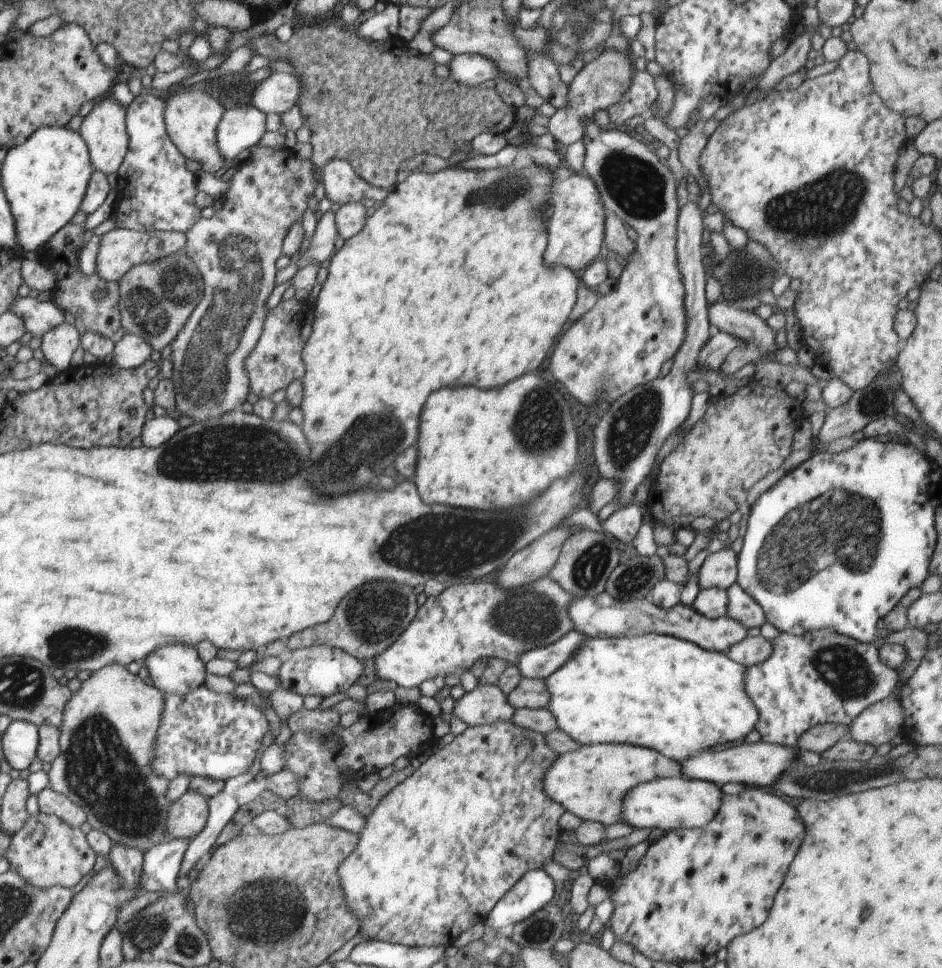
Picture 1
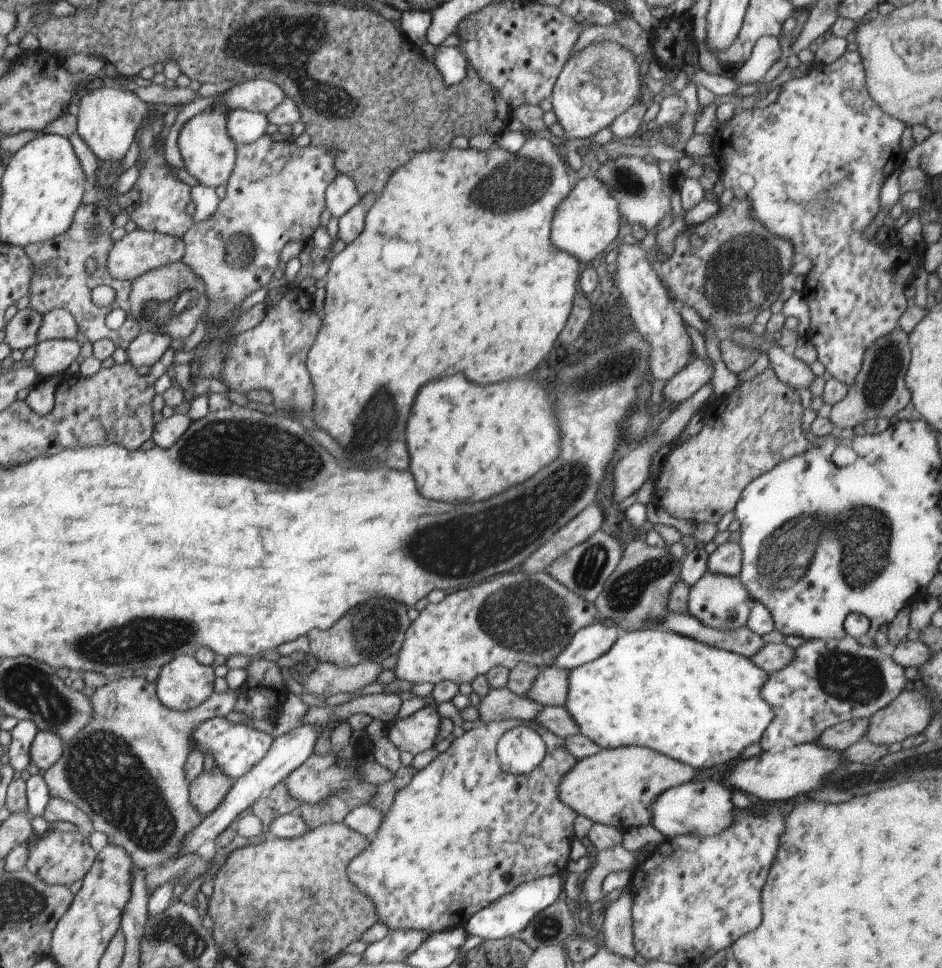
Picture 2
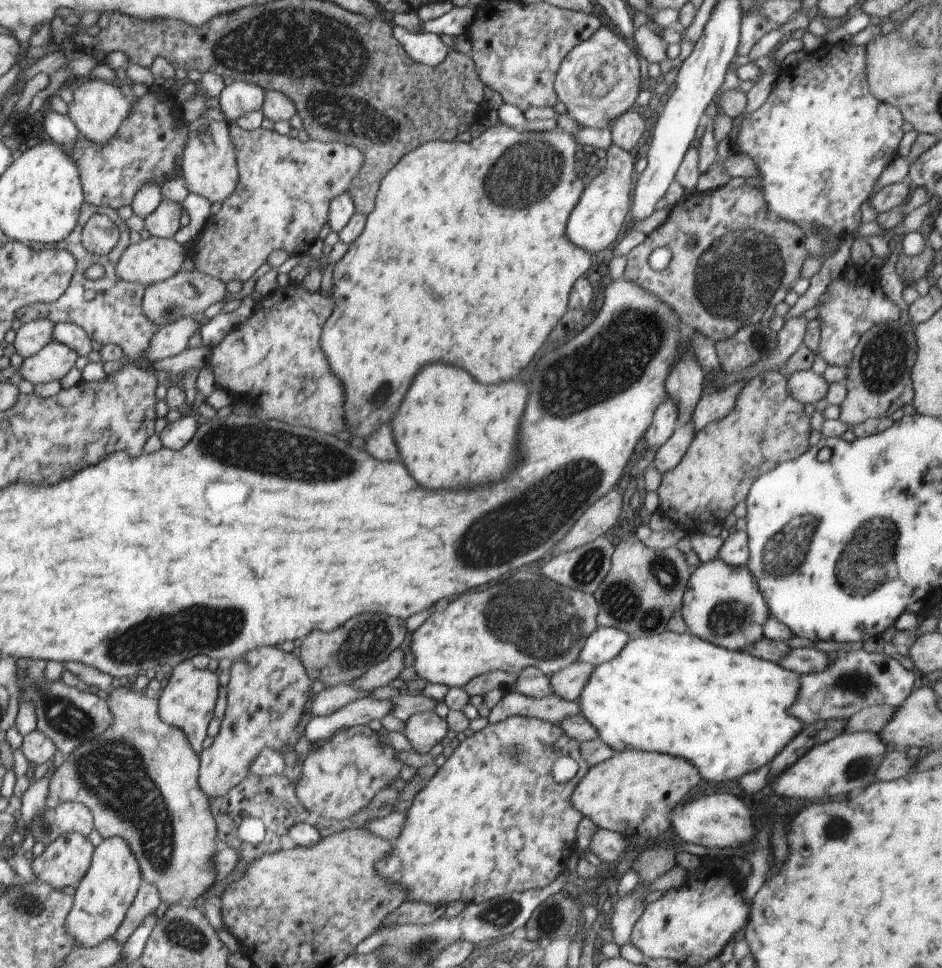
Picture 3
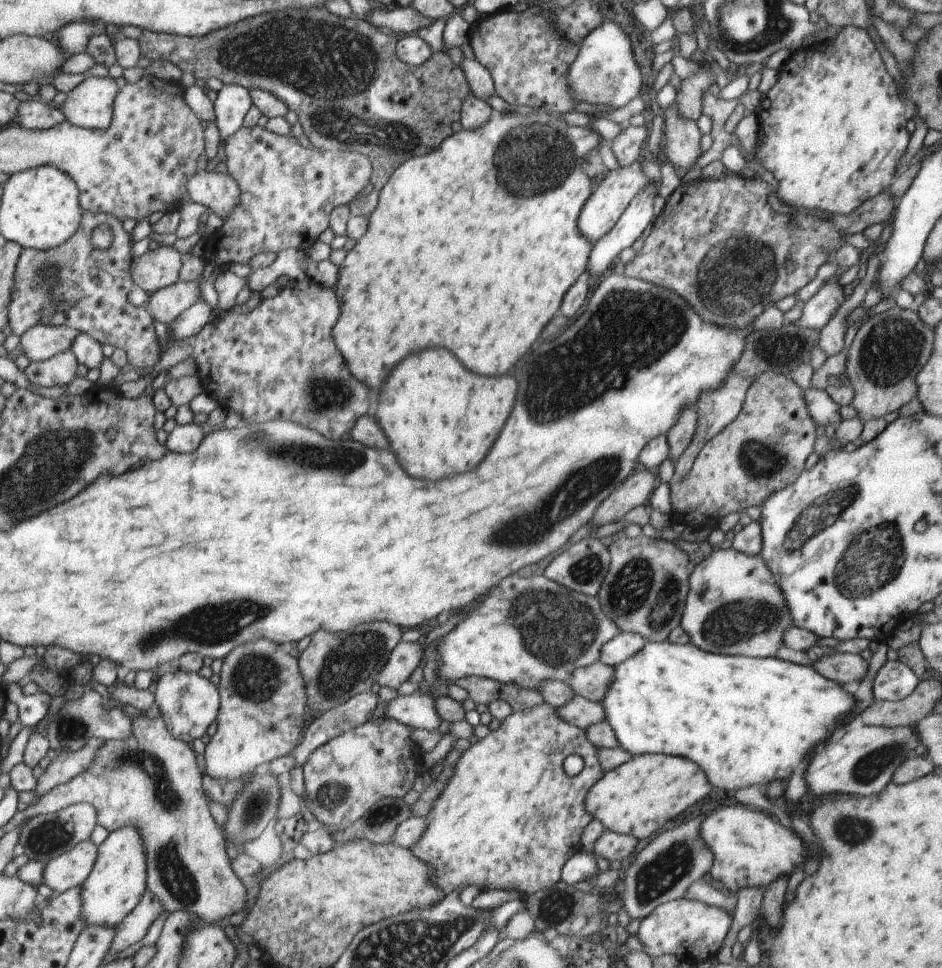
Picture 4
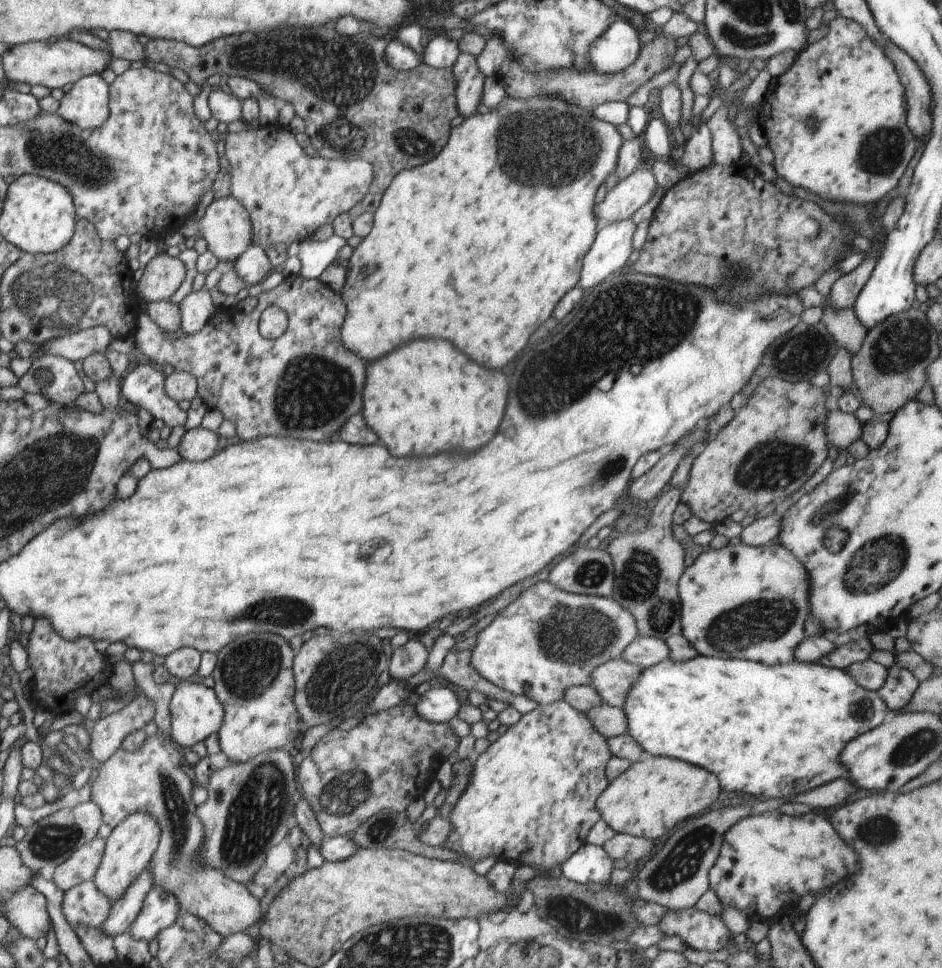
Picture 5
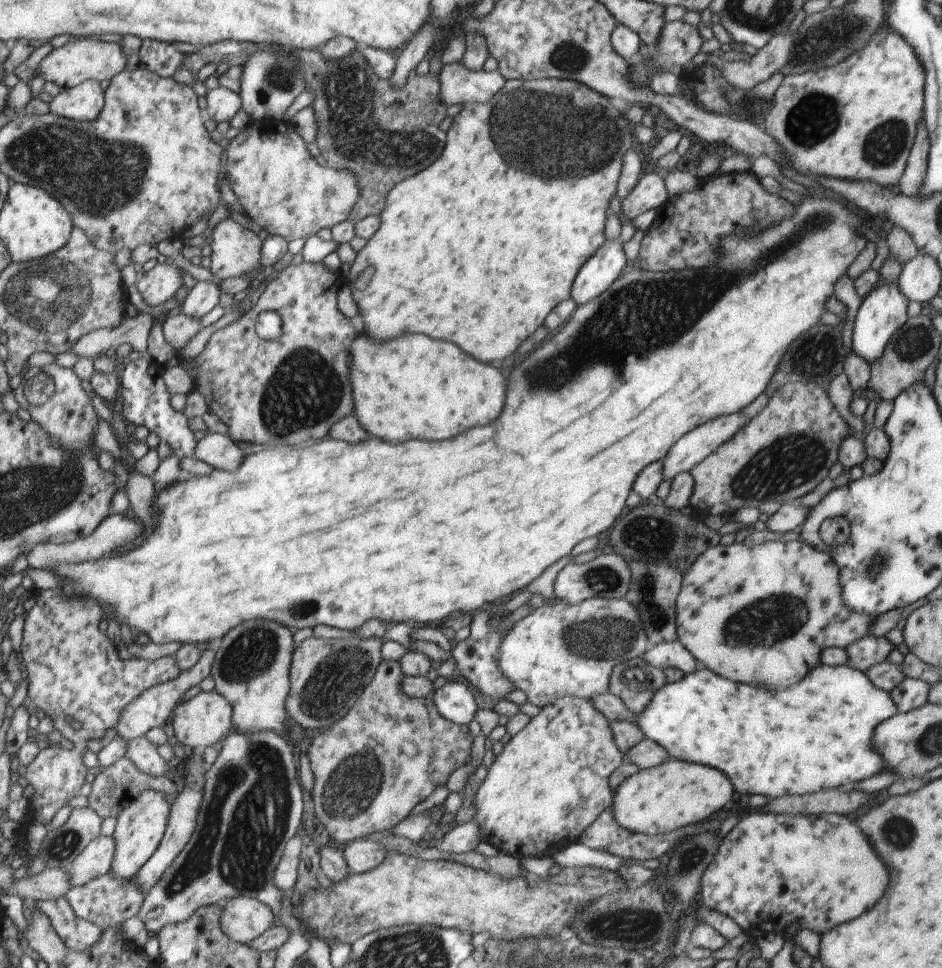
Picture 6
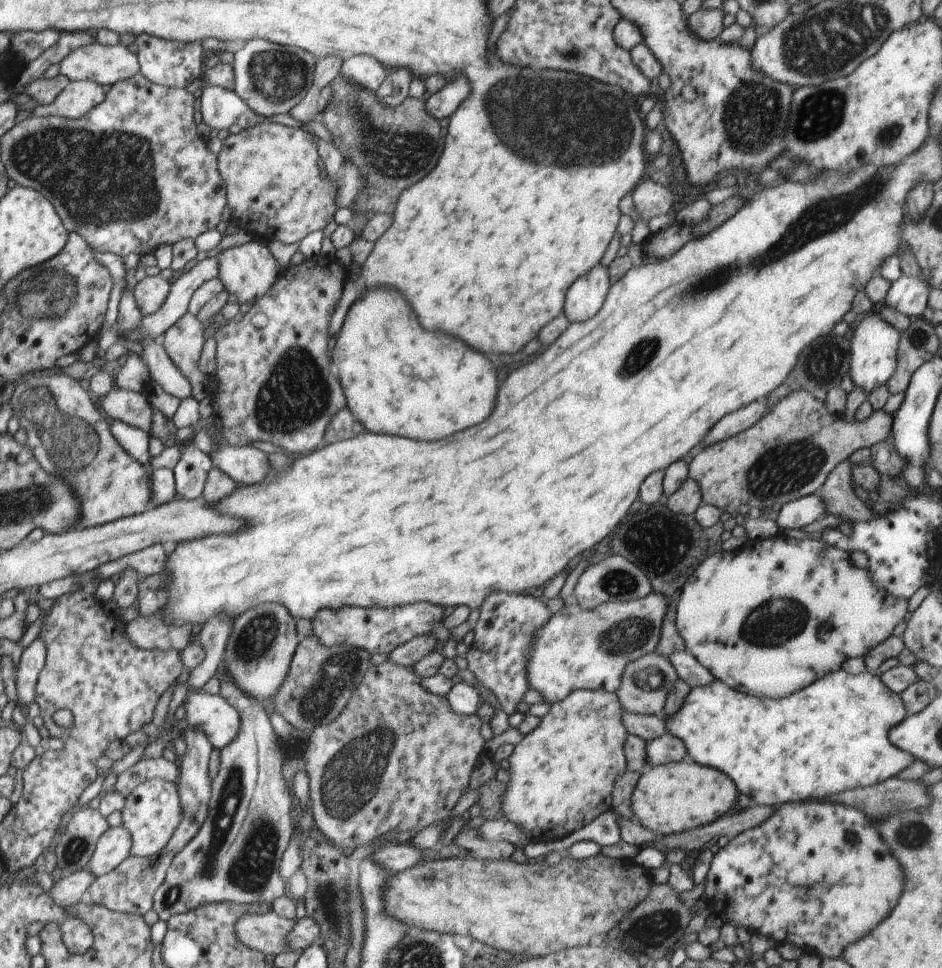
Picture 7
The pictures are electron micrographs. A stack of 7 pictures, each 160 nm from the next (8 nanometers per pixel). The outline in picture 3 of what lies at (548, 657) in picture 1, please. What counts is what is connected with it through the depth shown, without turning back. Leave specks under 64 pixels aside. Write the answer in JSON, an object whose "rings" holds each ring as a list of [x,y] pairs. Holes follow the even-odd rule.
{"rings":[[[598,627],[585,642],[585,647],[579,652],[579,660],[585,663],[592,664],[593,667],[599,664],[608,662],[613,658],[616,658],[620,651],[628,644],[628,641],[632,639],[627,632],[614,627]]]}

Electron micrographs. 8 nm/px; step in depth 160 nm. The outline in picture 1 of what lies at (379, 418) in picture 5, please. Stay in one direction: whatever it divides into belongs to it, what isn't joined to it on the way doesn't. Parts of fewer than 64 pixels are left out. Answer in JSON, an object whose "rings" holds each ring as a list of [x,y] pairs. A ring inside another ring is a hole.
{"rings":[[[524,374],[510,384],[502,388],[490,390],[478,390],[478,388],[440,388],[434,394],[428,396],[422,412],[420,412],[420,434],[418,434],[418,464],[416,464],[416,476],[414,482],[420,498],[426,504],[448,504],[448,506],[460,506],[460,508],[474,508],[474,510],[490,510],[490,508],[510,508],[510,506],[520,506],[528,502],[530,498],[538,496],[544,492],[554,479],[567,477],[576,468],[576,432],[572,430],[572,414],[566,404],[564,396],[544,382],[536,374]]]}

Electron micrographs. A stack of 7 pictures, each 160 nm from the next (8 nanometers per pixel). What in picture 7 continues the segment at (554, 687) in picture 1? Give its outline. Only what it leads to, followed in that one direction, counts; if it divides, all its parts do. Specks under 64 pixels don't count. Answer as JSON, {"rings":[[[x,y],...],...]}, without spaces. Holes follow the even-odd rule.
{"rings":[[[840,670],[826,674],[826,676],[816,680],[814,684],[810,684],[808,688],[804,688],[802,692],[796,692],[796,694],[792,694],[788,698],[780,698],[780,700],[768,700],[768,698],[756,698],[756,696],[740,694],[740,692],[736,692],[736,690],[726,686],[722,681],[715,680],[706,687],[692,688],[682,708],[675,715],[672,715],[672,718],[666,719],[666,728],[668,733],[672,733],[682,739],[690,760],[726,772],[734,780],[734,784],[738,786],[738,792],[750,796],[753,804],[772,807],[779,803],[804,801],[806,798],[822,799],[823,797],[840,795],[844,791],[872,787],[878,783],[883,783],[889,778],[898,776],[902,771],[912,766],[916,758],[913,754],[891,743],[889,730],[900,724],[907,716],[907,710],[901,696],[892,692],[875,672],[865,670],[862,674],[853,675]]]}

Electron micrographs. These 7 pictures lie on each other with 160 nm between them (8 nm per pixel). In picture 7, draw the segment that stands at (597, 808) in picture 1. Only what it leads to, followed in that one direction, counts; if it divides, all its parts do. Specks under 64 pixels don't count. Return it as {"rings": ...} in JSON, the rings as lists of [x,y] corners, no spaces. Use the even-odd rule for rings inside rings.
{"rings":[[[684,759],[642,772],[631,796],[631,807],[634,819],[644,828],[660,836],[671,835],[713,823],[732,808],[739,794],[734,782],[717,768]]]}

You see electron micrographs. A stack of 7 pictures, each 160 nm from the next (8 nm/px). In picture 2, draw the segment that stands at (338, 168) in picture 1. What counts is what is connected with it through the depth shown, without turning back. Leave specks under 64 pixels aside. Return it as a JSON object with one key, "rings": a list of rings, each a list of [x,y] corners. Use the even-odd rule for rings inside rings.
{"rings":[[[342,173],[337,175],[334,182],[326,189],[325,205],[334,218],[340,218],[353,206],[360,203],[361,196],[357,191],[355,182]]]}

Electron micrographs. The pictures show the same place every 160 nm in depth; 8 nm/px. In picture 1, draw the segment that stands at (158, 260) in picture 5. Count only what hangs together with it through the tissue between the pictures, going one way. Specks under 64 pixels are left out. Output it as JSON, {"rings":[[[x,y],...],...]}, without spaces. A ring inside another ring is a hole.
{"rings":[[[114,229],[101,236],[95,272],[105,281],[119,281],[130,270],[142,263],[153,263],[170,254],[184,250],[186,234],[180,231],[135,231],[134,229]]]}

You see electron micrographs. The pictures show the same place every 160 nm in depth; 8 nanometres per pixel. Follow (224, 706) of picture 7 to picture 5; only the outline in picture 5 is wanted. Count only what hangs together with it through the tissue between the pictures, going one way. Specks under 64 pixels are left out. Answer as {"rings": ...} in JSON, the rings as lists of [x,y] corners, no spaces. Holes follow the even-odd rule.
{"rings":[[[181,681],[180,685],[170,688],[171,738],[174,742],[190,749],[198,742],[204,742],[208,736],[217,733],[224,722],[225,709],[215,690],[210,690],[202,683]]]}

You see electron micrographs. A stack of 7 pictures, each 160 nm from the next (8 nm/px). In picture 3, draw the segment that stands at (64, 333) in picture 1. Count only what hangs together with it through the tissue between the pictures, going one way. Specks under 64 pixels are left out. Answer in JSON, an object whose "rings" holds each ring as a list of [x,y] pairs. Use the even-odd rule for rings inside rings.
{"rings":[[[52,340],[38,354],[26,357],[19,368],[10,369],[8,374],[18,372],[24,380],[34,385],[60,381],[75,366],[77,358],[75,350]]]}

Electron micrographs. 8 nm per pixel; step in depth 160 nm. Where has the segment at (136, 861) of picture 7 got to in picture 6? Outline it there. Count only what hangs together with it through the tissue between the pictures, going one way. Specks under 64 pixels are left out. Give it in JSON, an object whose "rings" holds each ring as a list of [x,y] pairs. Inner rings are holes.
{"rings":[[[108,872],[89,883],[79,887],[72,887],[64,896],[70,903],[78,918],[85,918],[96,923],[101,929],[118,926],[132,917],[137,917],[142,911],[146,896],[137,881],[137,875],[132,879],[125,879]]]}

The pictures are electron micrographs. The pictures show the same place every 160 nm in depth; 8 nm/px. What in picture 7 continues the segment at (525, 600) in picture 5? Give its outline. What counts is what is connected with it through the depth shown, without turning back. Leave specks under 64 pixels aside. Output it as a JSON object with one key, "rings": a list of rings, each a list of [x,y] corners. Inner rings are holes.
{"rings":[[[651,592],[638,600],[604,603],[593,609],[582,609],[574,602],[566,604],[535,633],[533,651],[527,666],[530,687],[539,690],[549,704],[564,700],[571,692],[580,689],[616,693],[625,668],[635,660],[654,653],[657,649],[661,626],[670,605],[667,595],[656,592]]]}

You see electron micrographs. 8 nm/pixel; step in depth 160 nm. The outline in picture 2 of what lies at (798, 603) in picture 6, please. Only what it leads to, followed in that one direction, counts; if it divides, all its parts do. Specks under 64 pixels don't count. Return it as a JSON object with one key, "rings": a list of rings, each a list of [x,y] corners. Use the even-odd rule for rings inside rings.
{"rings":[[[706,571],[696,584],[689,588],[687,612],[698,619],[704,626],[719,631],[736,631],[746,627],[752,606],[748,600],[753,599],[739,576],[723,575]]]}

